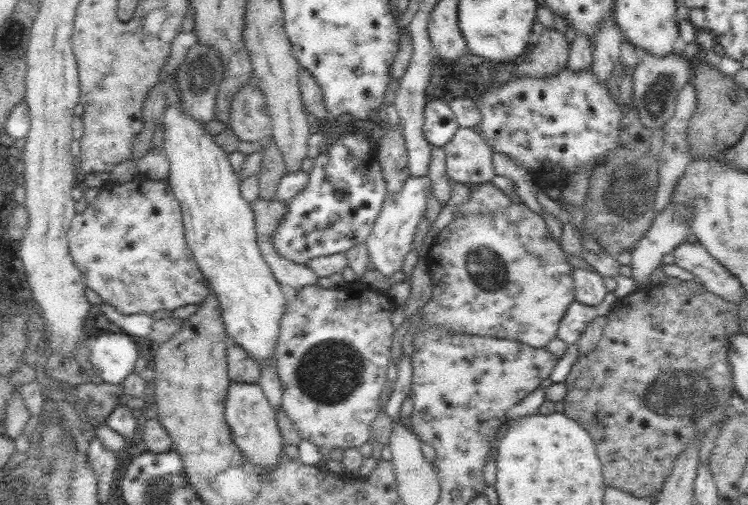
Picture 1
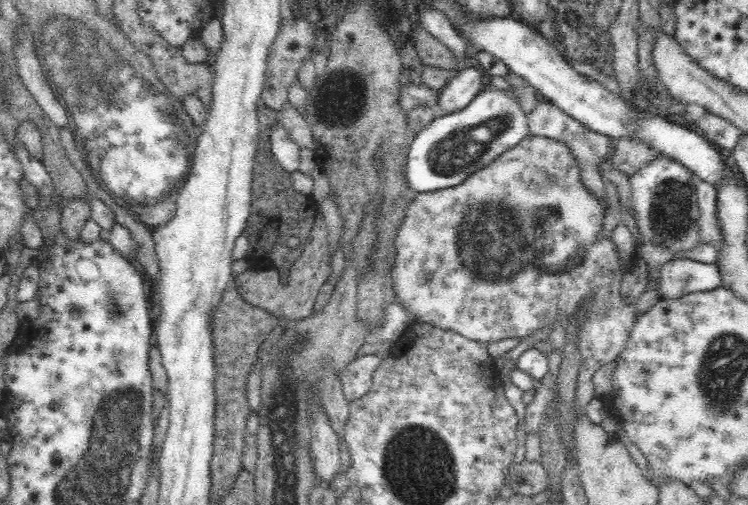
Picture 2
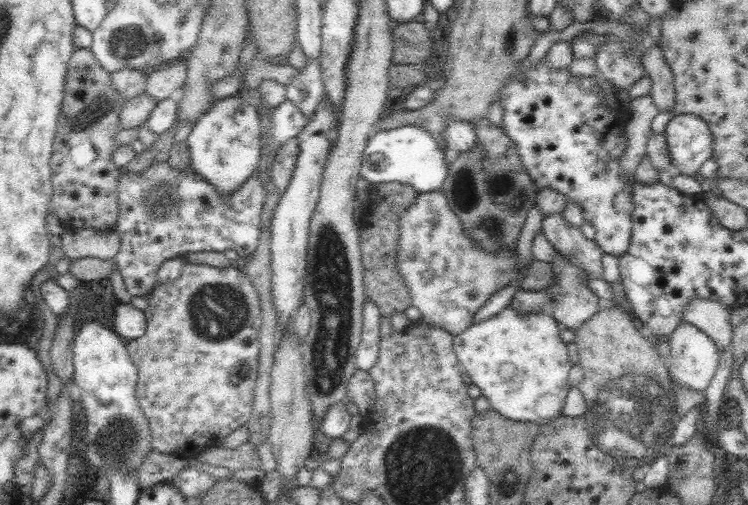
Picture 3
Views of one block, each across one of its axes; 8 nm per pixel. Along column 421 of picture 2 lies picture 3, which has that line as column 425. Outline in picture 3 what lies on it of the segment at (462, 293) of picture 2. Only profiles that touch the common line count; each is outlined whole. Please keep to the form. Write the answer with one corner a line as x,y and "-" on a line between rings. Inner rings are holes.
440,190
420,193
410,209
402,214
400,227
398,271
402,273
410,289
412,306
419,309
424,323
444,329
451,335
466,330
473,323
476,313
496,291
507,285
522,284
528,273
529,264
519,268
520,262
515,253
490,253
473,242
473,239
463,232
462,222
454,215

